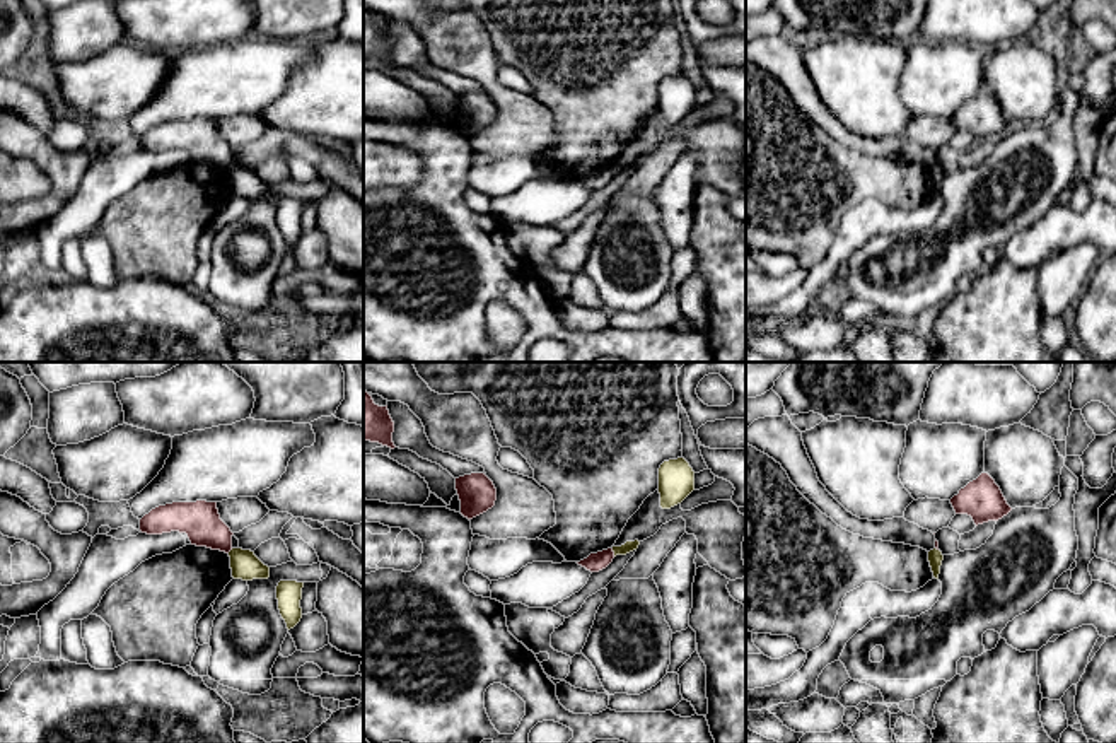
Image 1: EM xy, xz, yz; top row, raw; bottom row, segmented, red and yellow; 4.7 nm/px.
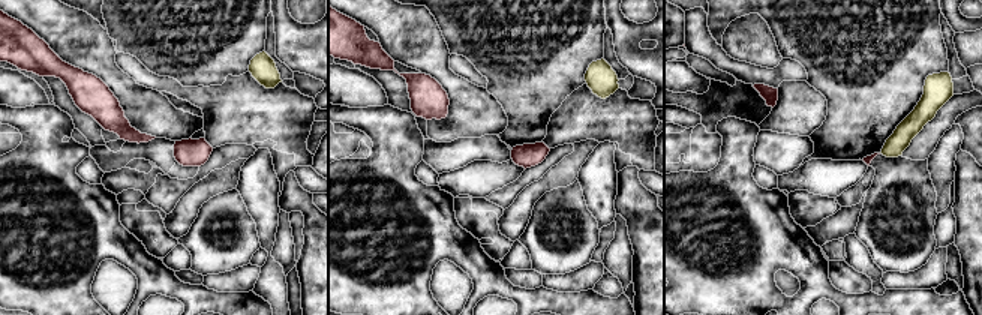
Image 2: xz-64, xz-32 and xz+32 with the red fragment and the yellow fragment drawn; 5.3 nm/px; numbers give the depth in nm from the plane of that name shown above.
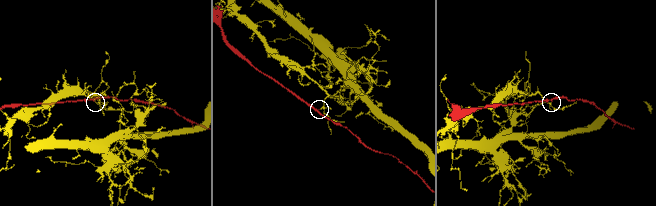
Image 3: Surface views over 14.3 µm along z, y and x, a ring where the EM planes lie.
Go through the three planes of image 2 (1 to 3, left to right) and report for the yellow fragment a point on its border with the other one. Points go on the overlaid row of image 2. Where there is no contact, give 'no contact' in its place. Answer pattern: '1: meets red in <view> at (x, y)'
1: no contact
2: no contact
3: no contact

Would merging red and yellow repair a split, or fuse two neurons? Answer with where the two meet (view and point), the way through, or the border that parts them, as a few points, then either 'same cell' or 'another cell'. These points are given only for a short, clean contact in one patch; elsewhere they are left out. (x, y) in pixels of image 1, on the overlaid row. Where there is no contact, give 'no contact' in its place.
meets red in xz at (613, 552); border along xz (611, 549), (615, 555); another cell

